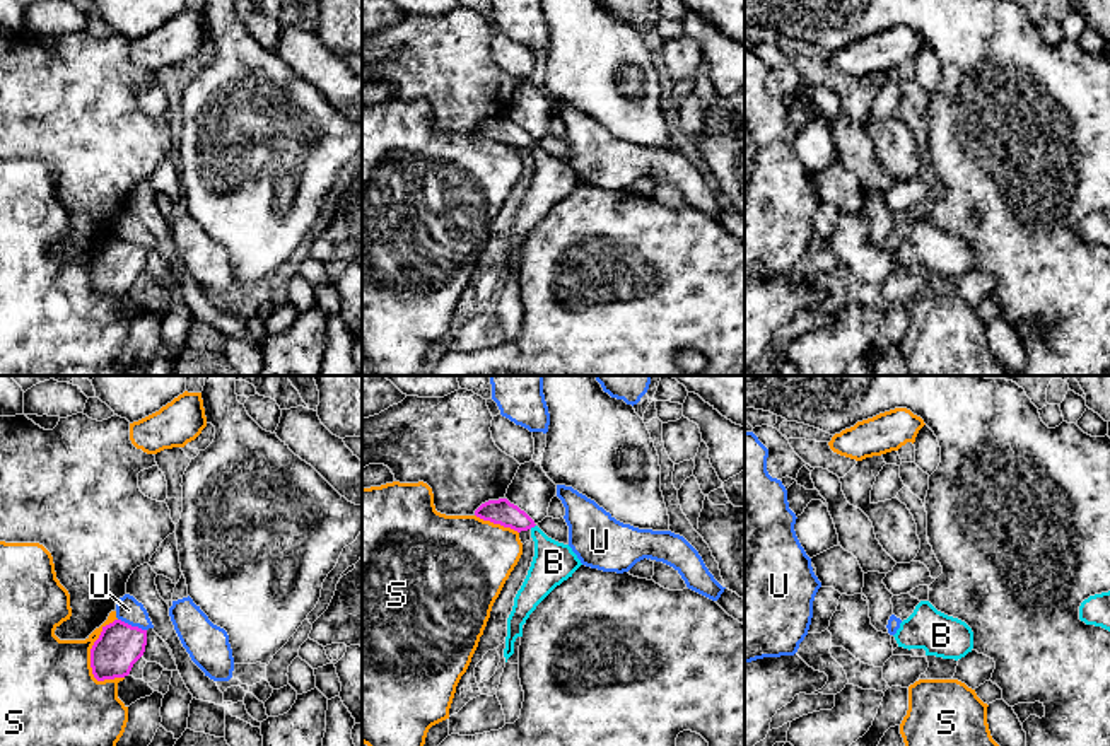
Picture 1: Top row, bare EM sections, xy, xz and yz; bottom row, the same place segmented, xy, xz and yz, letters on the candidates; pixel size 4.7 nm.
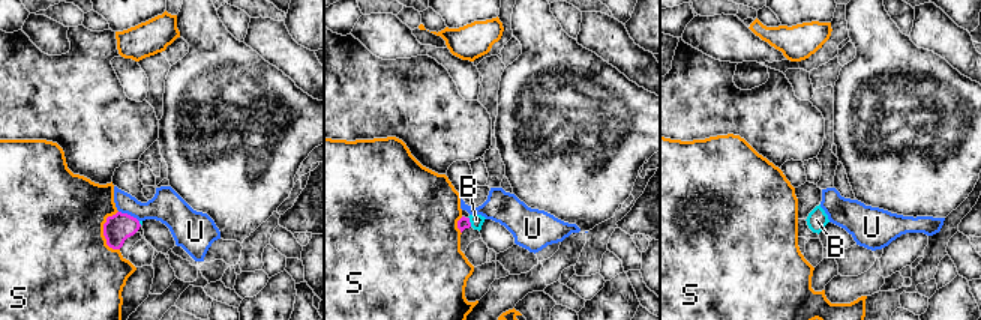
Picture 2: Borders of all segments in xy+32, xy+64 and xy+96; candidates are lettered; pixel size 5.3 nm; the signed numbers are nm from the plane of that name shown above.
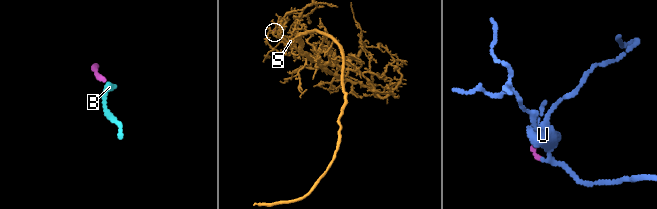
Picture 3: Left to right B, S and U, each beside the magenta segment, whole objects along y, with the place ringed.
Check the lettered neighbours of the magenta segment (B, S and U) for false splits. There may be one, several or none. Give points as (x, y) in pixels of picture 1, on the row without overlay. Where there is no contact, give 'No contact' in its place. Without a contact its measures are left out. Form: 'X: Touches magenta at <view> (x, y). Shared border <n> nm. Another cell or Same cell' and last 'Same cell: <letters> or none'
B: Touches magenta at xz (531, 144). Shared border 40 nm. Same cell
S: Touches magenta at xy (91, 267). Shared border 320 nm. Another cell
U: Touches magenta at xy (130, 243). Shared border 150 nm. Another cell
Same cell: B

